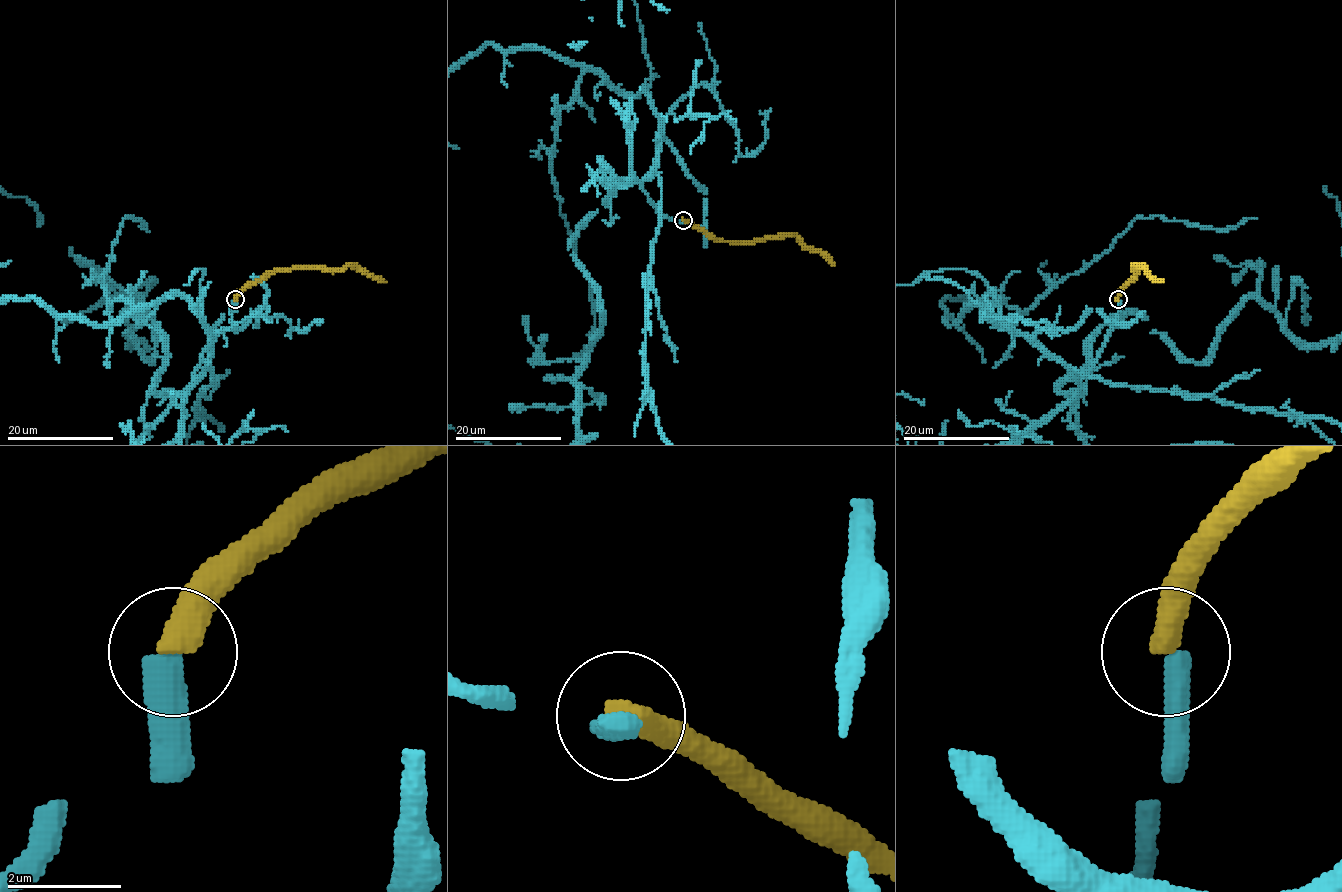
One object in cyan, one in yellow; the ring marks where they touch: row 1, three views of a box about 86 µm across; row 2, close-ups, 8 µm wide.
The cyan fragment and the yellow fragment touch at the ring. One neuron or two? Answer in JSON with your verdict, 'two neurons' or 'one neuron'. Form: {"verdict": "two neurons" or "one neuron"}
{"verdict": "two neurons"}

